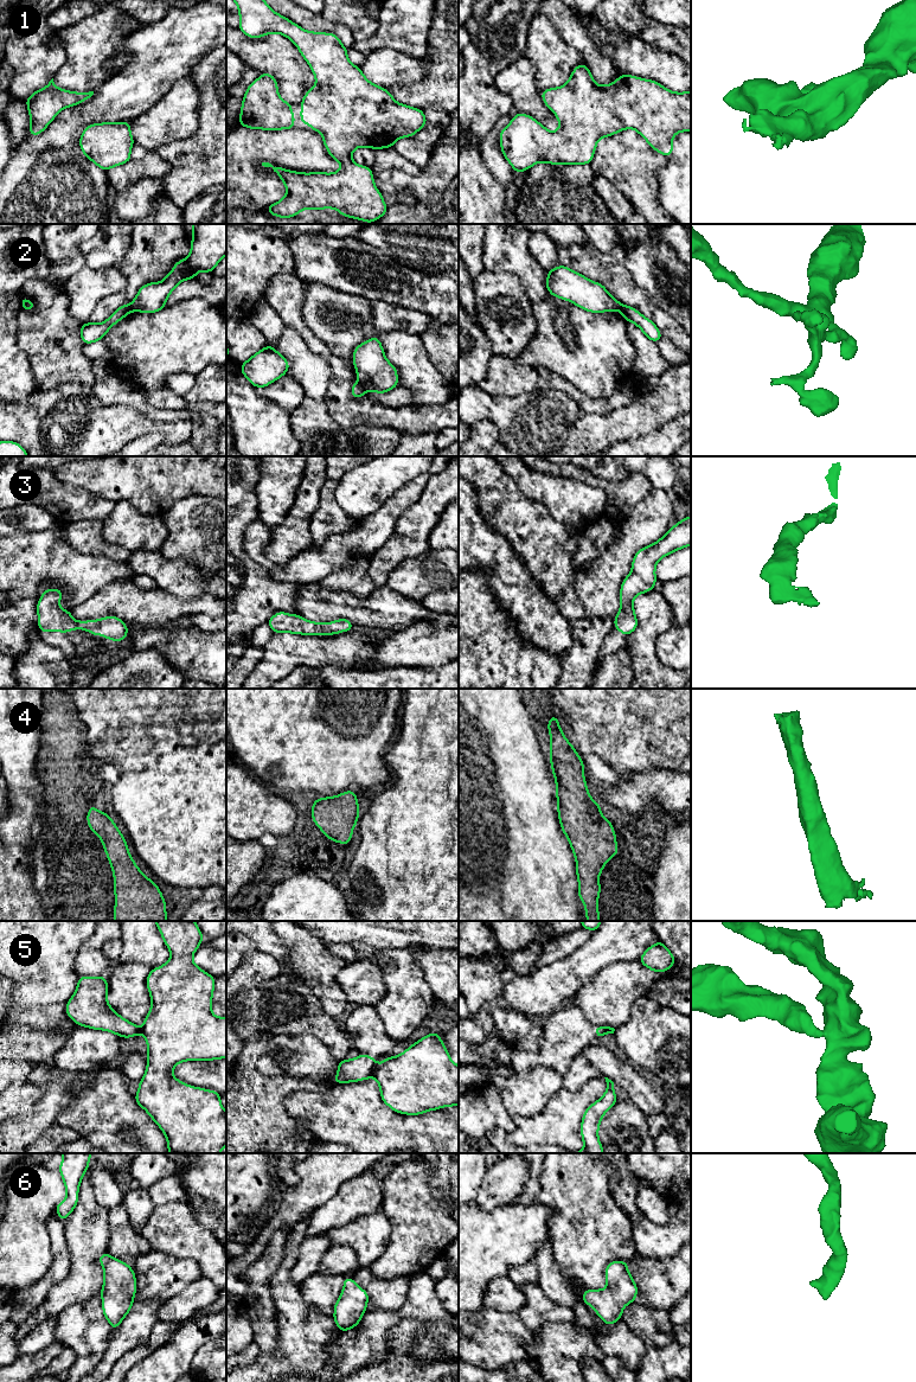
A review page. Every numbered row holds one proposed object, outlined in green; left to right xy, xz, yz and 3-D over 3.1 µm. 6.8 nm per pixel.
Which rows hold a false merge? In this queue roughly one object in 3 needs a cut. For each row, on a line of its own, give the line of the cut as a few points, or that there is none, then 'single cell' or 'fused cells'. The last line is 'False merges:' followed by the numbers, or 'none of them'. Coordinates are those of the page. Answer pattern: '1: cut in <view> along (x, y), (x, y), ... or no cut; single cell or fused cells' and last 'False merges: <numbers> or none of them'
1: no cut; single cell
2: cut in xz along (359, 381), (366, 389); fused cells
3: no cut; single cell
4: no cut; single cell
5: cut in xz along (375, 1069), (371, 1075); fused cells
6: no cut; single cell
False merges: 2, 5

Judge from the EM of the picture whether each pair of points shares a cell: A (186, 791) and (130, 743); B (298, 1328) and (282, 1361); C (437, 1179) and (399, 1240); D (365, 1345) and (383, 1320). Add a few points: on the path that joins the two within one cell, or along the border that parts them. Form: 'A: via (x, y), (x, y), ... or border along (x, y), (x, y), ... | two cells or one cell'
A: border along (170, 742), (159, 742), (141, 769), (122, 772) | two cells
B: via (298, 1336), (298, 1345), (290, 1352) | one cell
C: border along (428, 1165), (429, 1185), (433, 1195), (446, 1201) | two cells
D: via (366, 1339), (377, 1326) | one cell

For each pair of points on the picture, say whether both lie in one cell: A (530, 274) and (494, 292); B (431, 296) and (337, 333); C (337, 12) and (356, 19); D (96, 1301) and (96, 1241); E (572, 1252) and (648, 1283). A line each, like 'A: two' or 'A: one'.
A: two
B: two
C: one
D: two
E: two

